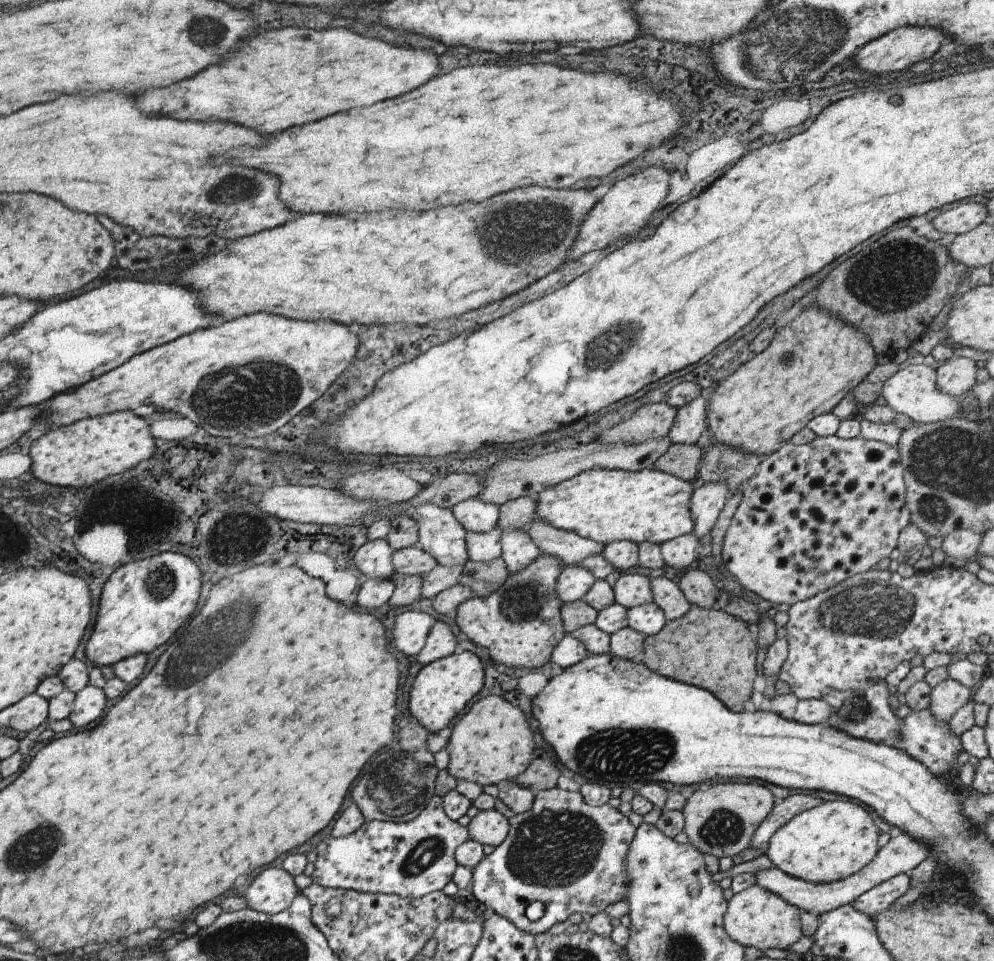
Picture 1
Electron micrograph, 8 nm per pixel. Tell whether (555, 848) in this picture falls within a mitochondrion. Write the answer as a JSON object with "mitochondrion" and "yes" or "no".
{"mitochondrion":"yes"}

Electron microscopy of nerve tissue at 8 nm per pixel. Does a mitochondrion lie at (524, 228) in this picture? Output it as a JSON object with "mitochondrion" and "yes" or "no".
{"mitochondrion":"yes"}

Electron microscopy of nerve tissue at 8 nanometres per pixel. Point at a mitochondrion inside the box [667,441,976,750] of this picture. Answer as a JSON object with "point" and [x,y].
{"point":[879,608]}

